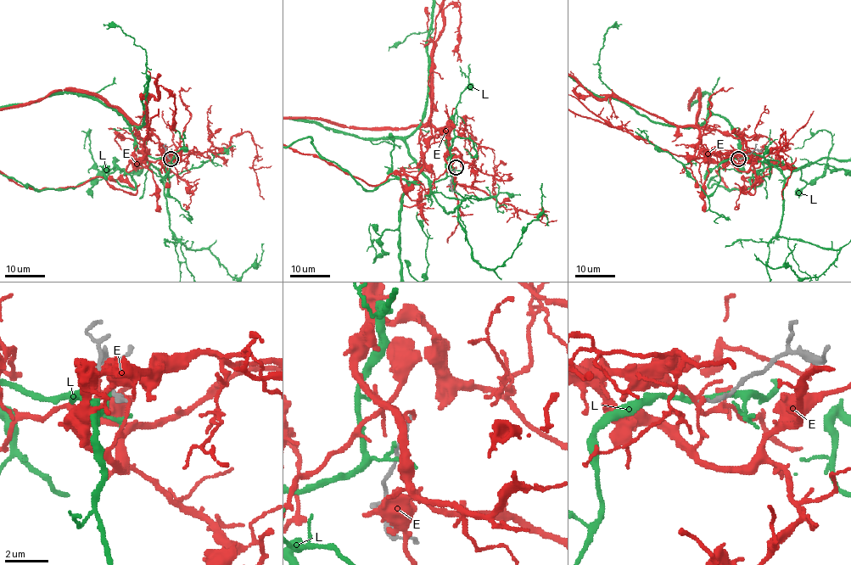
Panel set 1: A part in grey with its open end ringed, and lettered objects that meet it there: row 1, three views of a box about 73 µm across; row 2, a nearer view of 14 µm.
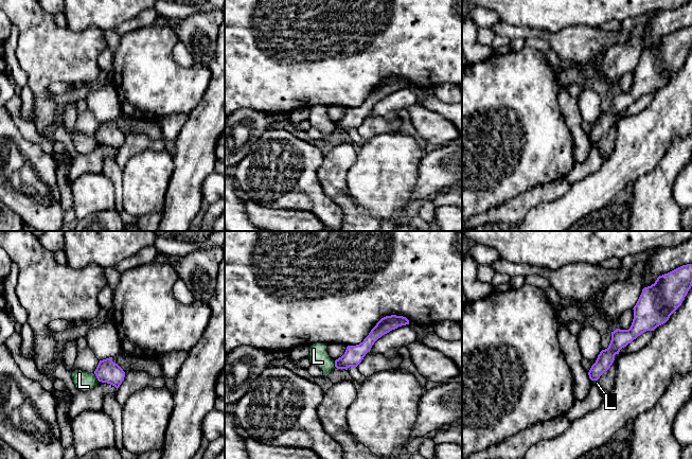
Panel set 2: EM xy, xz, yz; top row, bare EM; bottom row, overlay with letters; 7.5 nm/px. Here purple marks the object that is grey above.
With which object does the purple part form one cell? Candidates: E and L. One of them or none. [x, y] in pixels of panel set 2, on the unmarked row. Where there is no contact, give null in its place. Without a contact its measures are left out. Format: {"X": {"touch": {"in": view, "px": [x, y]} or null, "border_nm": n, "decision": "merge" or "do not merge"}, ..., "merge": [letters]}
{"E": {"touch": null, "decision": "do not merge"}, "L": {"touch": {"in": "xy", "px": [96, 140]}, "border_nm": 80, "decision": "do not merge"}, "merge": []}

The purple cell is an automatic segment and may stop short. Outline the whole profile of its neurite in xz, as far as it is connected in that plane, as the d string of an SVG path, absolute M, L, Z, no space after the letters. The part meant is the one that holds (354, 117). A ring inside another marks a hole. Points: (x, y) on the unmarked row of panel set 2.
M391 77L382 81L362 105L347 109L344 117L335 123L335 129L345 133L350 129L357 129L378 101L406 87L409 87L409 83L403 78Z

